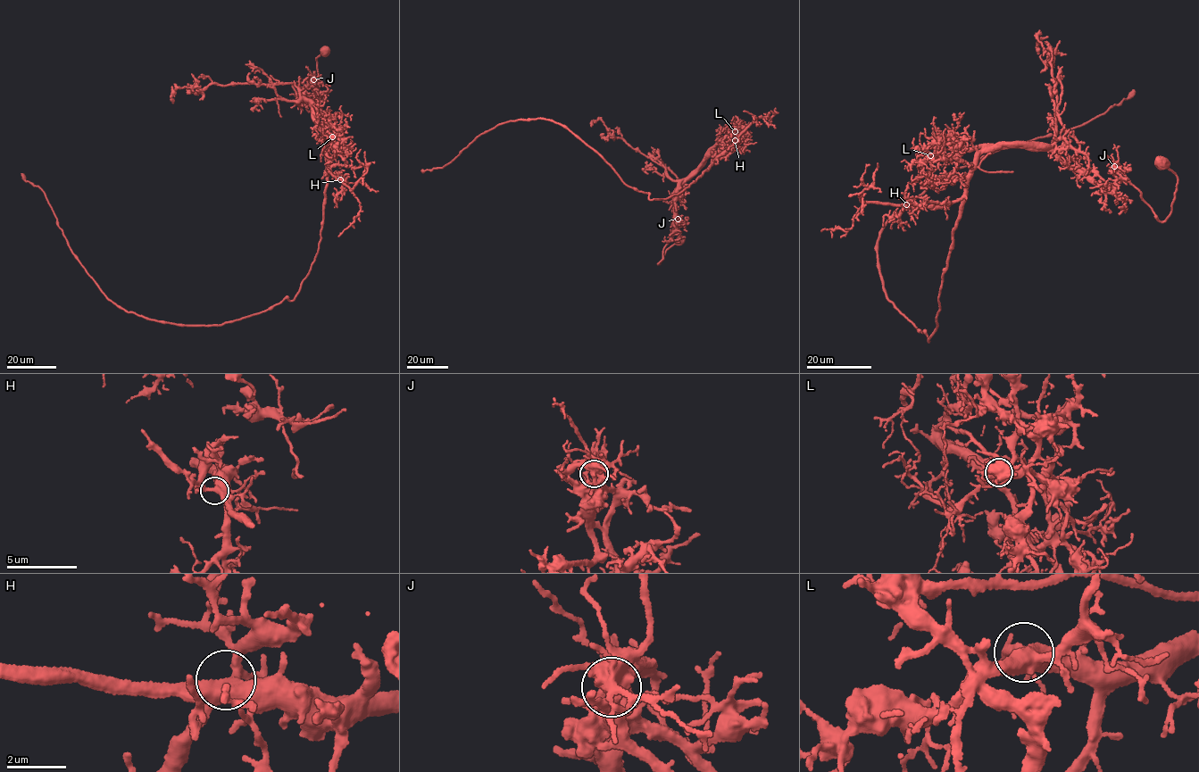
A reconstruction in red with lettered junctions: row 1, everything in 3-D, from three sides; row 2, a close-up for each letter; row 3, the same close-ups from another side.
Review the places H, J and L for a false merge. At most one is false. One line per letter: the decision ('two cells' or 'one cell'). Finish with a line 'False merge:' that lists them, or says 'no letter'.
H: one cell
J: two cells
L: one cell
False merge: J

